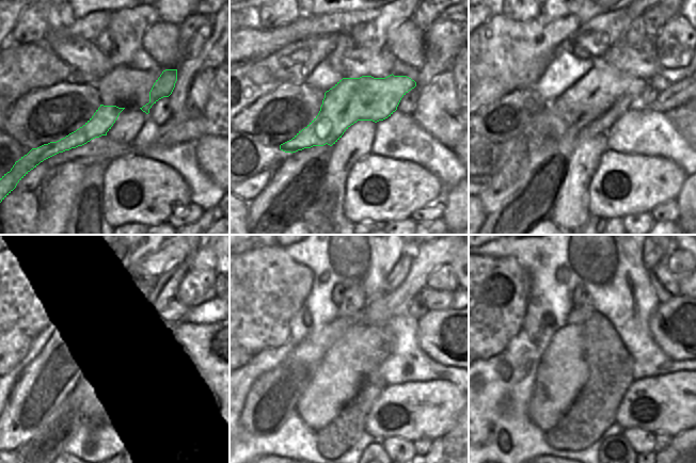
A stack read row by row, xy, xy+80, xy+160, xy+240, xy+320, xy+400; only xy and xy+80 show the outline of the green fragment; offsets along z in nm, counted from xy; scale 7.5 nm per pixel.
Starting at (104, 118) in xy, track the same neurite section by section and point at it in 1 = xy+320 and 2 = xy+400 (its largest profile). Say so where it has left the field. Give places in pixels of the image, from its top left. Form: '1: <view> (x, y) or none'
1: xy+320 (402, 267)
2: xy+400 (650, 256)

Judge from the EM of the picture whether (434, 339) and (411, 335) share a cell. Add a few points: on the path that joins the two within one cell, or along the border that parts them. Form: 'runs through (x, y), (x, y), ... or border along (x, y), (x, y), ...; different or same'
border along (415, 321), (418, 345), (431, 357); different

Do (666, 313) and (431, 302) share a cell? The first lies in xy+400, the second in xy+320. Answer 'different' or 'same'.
different

